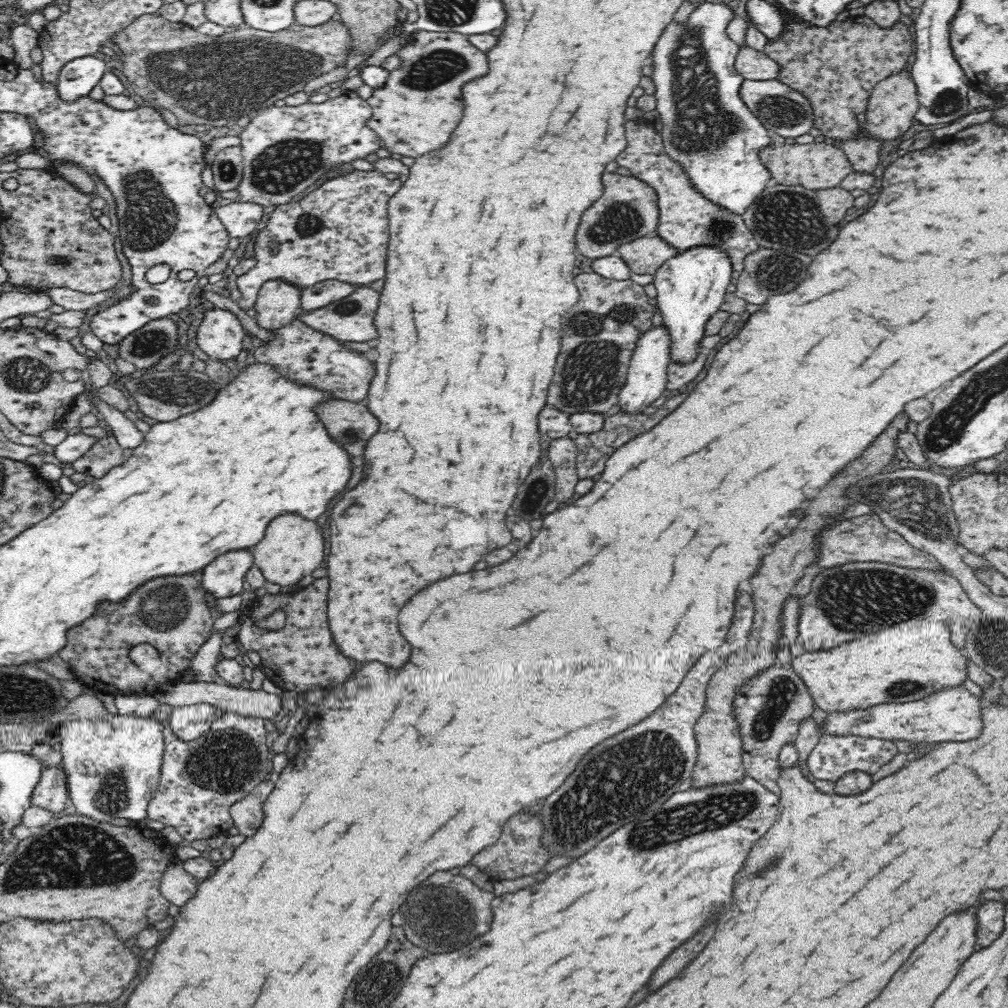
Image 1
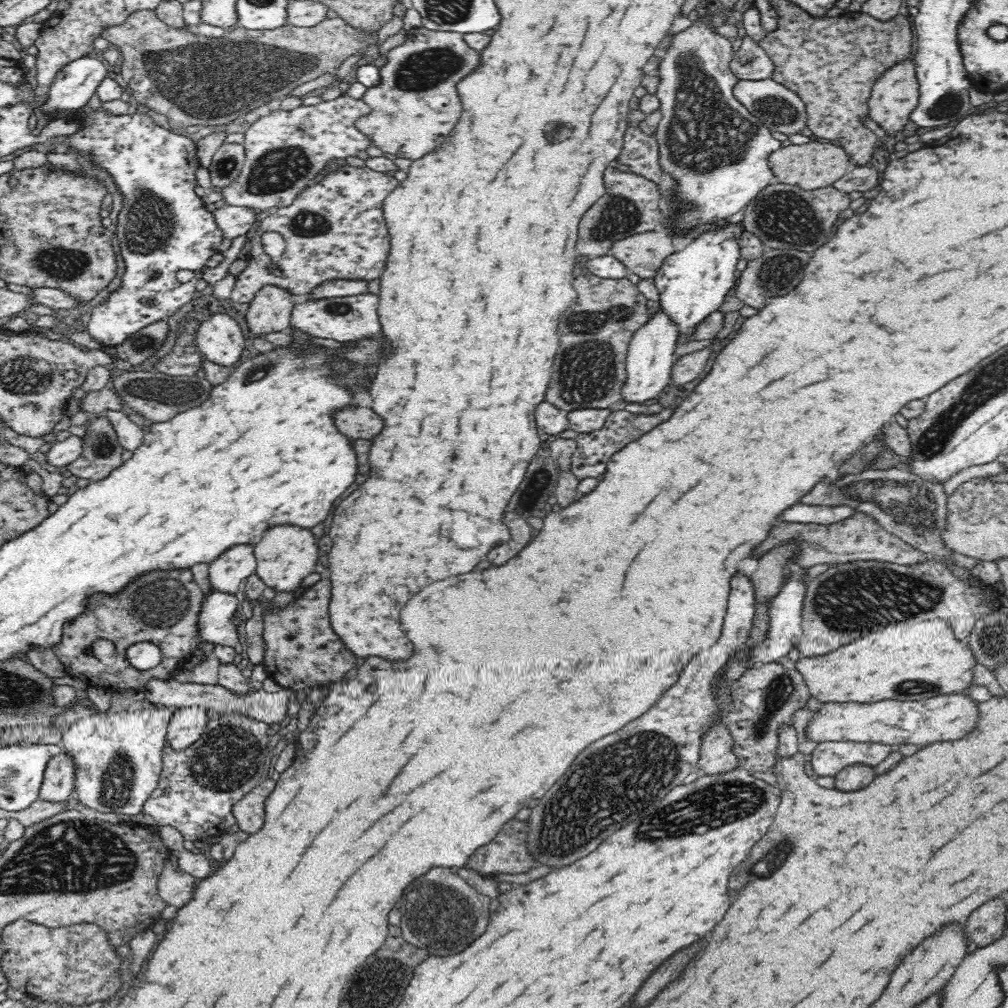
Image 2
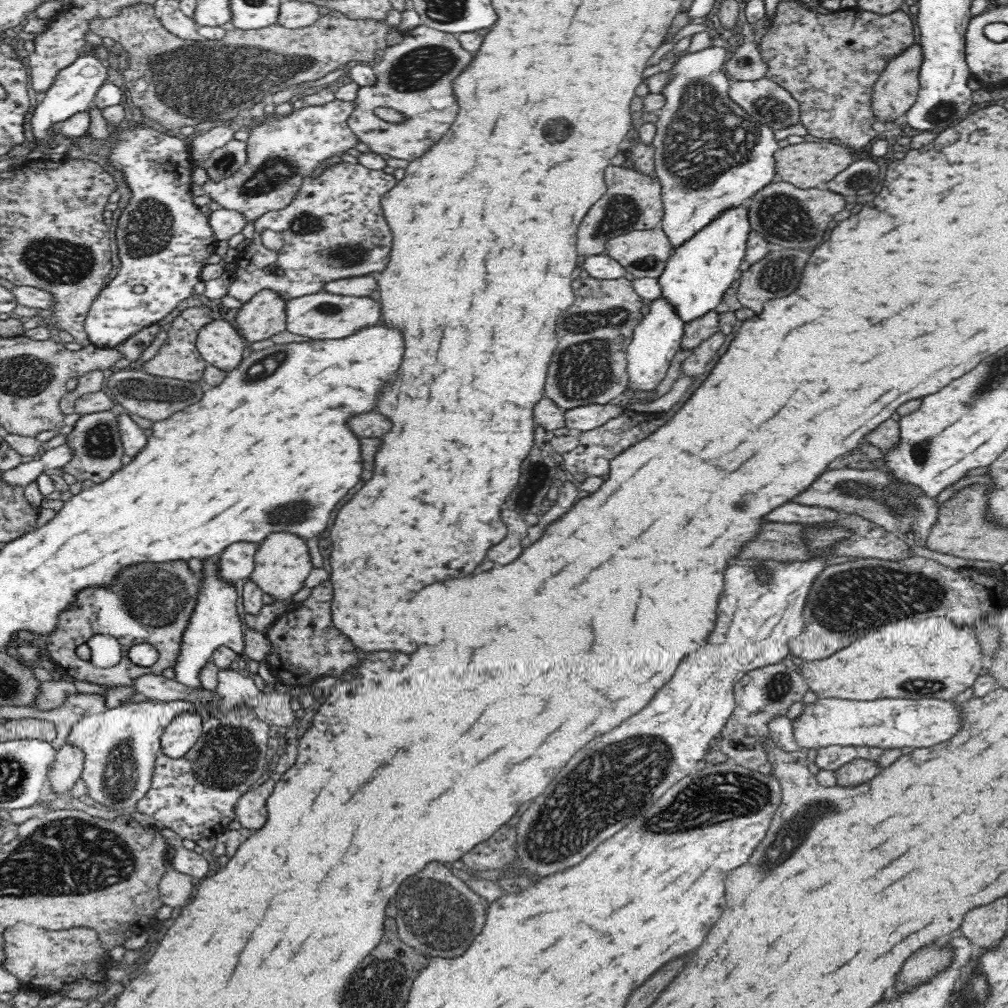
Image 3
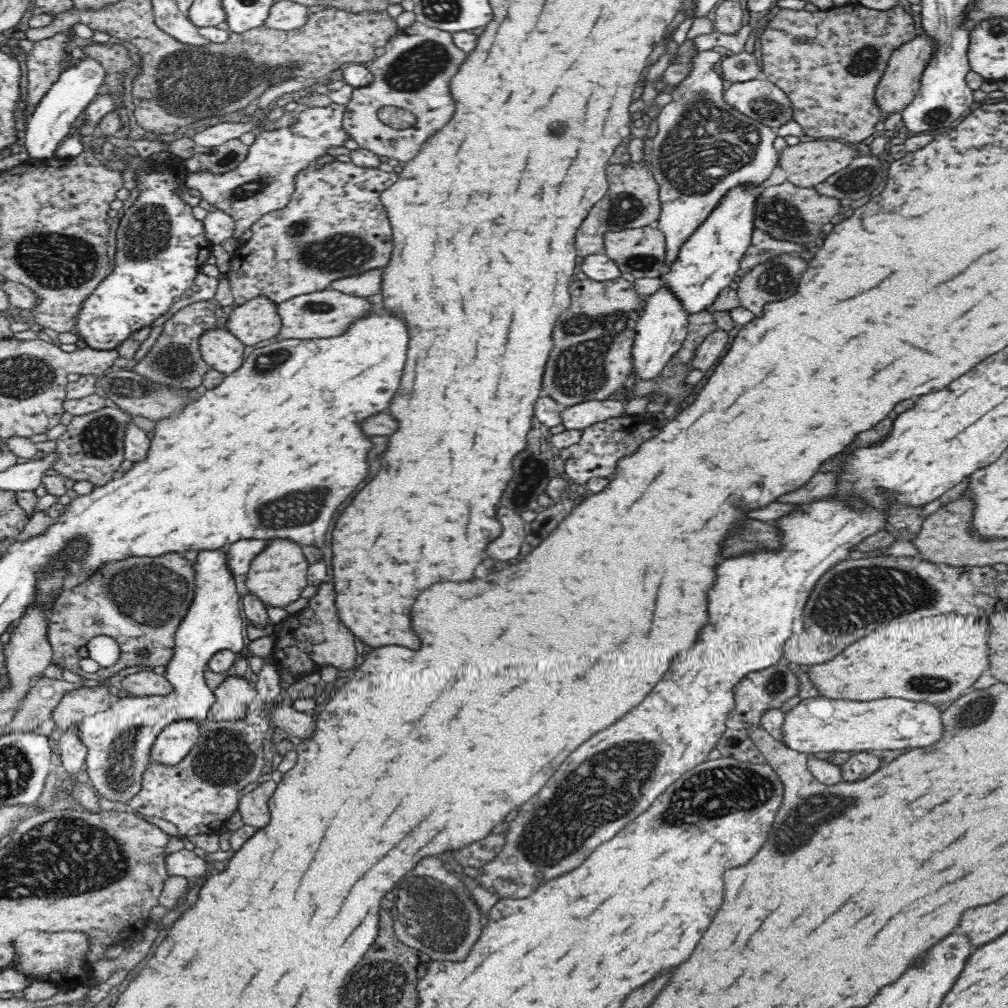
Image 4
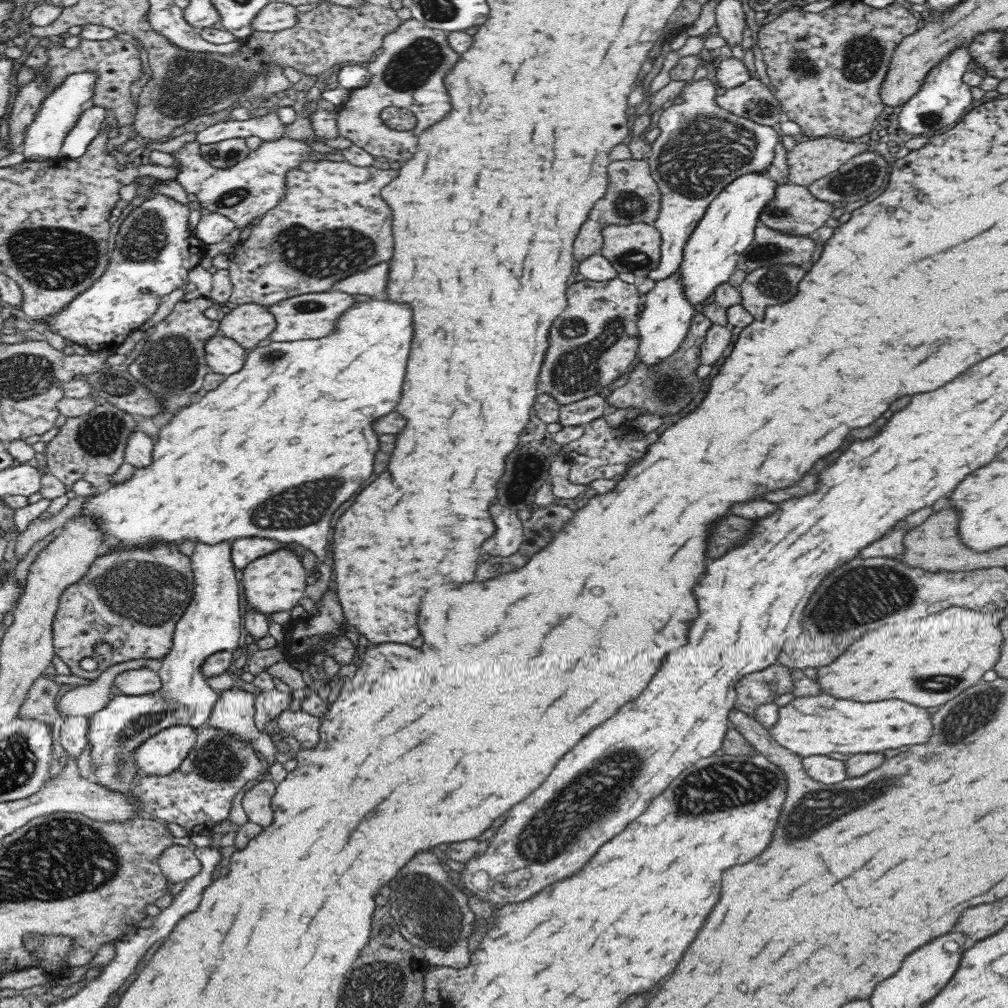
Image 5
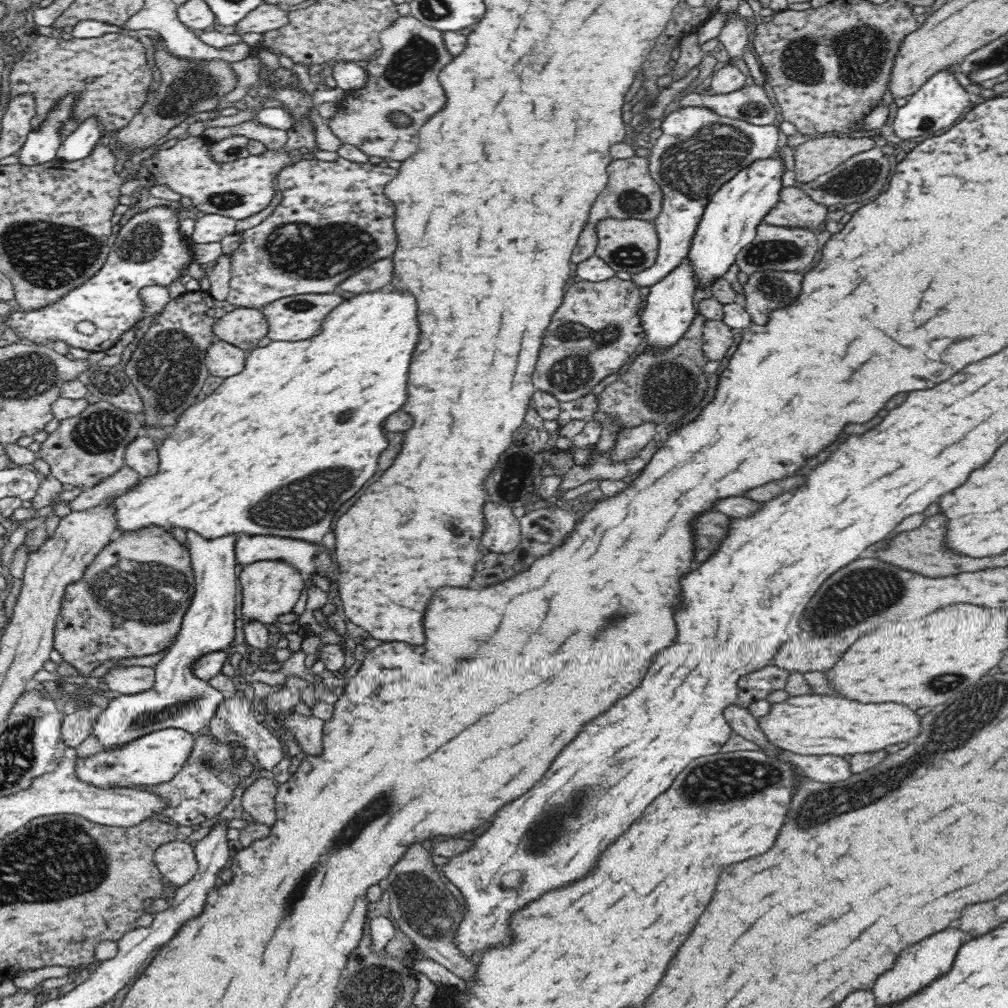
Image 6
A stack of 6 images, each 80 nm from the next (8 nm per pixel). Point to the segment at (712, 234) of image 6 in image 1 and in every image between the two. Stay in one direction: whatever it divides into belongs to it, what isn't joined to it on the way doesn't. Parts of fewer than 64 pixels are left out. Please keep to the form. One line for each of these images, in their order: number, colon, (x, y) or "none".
1: (691, 286)
2: (693, 282)
3: (698, 273)
4: (708, 261)
5: (711, 254)

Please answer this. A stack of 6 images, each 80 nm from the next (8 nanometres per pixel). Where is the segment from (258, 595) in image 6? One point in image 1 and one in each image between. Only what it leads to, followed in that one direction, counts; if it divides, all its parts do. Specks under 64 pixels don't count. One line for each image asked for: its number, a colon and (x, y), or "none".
1: (292, 548)
2: (286, 555)
3: (281, 564)
4: (277, 576)
5: (275, 583)

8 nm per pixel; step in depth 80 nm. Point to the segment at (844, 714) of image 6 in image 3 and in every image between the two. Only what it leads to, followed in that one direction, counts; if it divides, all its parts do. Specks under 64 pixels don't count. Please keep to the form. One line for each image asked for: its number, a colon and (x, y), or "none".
3: (887, 723)
4: (819, 724)
5: (822, 724)

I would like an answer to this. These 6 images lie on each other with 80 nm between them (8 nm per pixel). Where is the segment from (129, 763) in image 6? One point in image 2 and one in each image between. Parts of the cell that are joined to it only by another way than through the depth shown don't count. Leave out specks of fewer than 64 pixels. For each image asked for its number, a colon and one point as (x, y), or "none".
2: (187, 724)
3: (181, 734)
4: (174, 742)
5: (160, 755)

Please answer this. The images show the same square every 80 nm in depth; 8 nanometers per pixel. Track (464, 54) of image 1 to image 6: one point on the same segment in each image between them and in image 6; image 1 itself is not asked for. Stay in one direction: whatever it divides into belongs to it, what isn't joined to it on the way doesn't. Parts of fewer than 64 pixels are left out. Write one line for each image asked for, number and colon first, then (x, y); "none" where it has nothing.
2: (415, 106)
3: (415, 75)
4: (413, 73)
5: (408, 74)
6: (404, 78)

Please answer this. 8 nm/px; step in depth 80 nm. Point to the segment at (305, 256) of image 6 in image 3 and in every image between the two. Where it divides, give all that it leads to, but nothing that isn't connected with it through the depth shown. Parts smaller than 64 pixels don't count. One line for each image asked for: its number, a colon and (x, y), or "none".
3: (335, 228)
4: (335, 225)
5: (332, 222)

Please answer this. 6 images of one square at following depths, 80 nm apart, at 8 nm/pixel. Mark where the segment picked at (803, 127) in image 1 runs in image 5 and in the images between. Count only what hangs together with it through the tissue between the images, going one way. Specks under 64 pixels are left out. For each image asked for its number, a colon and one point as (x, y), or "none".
2: (778, 108)
3: (769, 104)
4: (761, 100)
5: (753, 101)

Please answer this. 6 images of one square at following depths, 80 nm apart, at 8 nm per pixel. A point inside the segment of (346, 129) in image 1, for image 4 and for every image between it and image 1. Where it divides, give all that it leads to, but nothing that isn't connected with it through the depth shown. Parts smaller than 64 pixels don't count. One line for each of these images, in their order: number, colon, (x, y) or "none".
2: (284, 150)
3: (280, 153)
4: (264, 182)

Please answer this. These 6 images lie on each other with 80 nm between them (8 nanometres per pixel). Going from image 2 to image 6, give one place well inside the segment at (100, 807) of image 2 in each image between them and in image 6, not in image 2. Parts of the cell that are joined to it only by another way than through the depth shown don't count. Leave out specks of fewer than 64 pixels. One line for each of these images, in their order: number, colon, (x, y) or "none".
3: (121, 744)
4: (118, 740)
5: (211, 623)
6: (178, 699)

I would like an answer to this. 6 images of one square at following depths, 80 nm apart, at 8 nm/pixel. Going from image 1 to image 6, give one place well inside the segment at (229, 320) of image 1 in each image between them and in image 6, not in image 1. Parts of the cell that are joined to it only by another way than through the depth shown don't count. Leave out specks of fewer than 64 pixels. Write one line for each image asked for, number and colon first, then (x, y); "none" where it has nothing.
2: (219, 338)
3: (220, 345)
4: (224, 353)
5: (224, 356)
6: (223, 360)

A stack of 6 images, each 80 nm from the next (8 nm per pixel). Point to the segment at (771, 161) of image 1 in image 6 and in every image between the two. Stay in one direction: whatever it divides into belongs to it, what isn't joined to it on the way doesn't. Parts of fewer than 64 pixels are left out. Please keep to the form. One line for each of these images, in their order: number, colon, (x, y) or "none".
2: (816, 164)
3: (807, 165)
4: (807, 163)
5: (809, 160)
6: (813, 157)

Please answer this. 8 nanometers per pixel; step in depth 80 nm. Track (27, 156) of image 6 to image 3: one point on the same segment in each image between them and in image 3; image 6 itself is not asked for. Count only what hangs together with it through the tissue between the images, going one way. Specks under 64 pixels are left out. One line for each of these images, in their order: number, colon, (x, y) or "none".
3: (73, 90)
4: (54, 117)
5: (59, 112)

